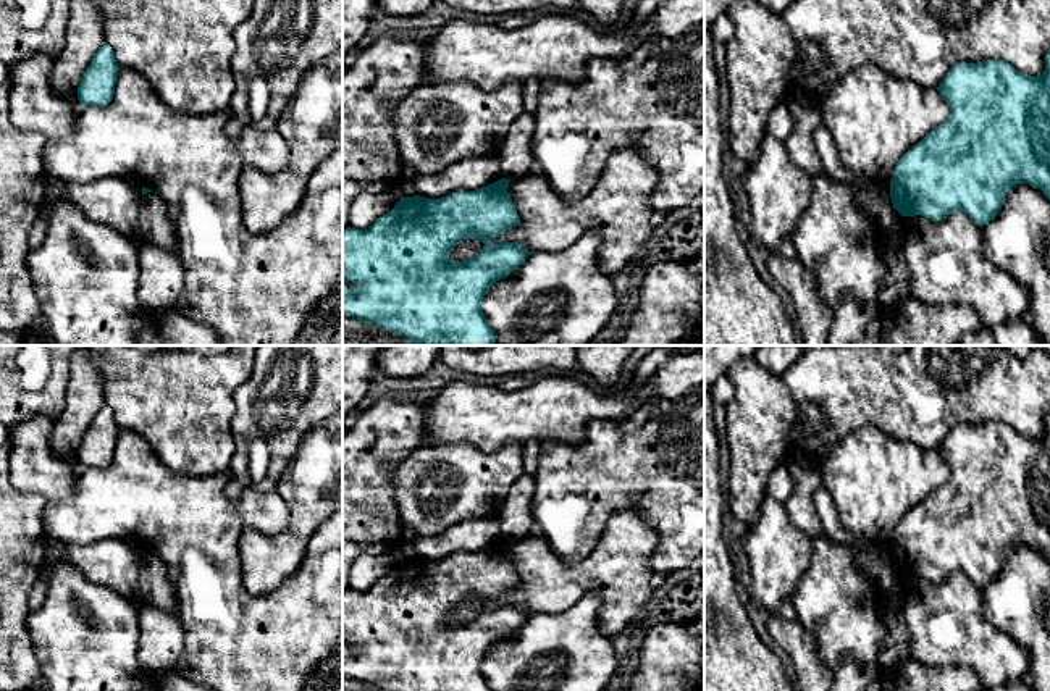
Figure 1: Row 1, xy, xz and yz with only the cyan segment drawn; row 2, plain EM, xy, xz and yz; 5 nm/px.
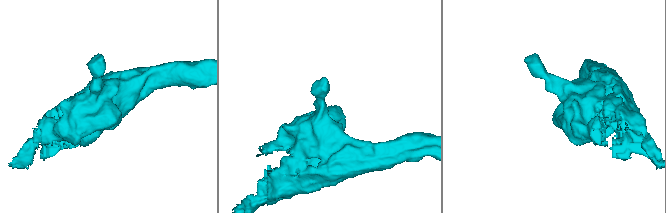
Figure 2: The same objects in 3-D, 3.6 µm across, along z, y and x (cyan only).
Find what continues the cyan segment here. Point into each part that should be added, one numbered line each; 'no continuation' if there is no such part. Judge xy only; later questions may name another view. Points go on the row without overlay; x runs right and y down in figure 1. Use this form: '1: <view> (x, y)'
no continuation

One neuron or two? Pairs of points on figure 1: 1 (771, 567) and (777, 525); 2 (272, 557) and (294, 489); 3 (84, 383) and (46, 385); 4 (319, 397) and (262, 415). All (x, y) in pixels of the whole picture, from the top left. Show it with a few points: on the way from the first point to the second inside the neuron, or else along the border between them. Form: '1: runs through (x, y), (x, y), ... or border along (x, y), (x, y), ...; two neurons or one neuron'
1: runs through (776, 557), (776, 535); one neuron
2: runs through (288, 541), (298, 531), (298, 506); one neuron
3: border along (70, 362), (67, 404), (58, 418); two neurons
4: runs through (304, 402), (277, 410); one neuron

